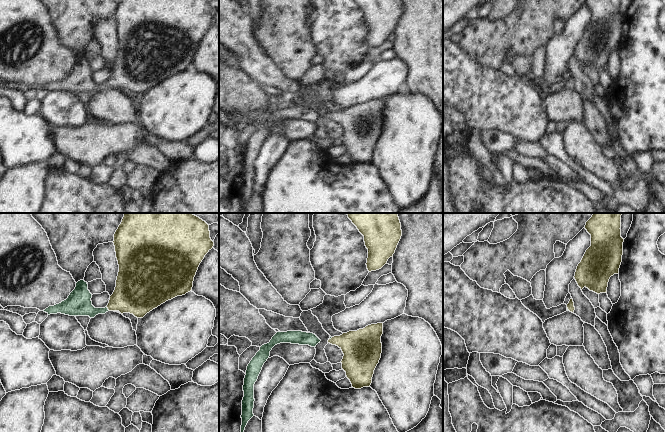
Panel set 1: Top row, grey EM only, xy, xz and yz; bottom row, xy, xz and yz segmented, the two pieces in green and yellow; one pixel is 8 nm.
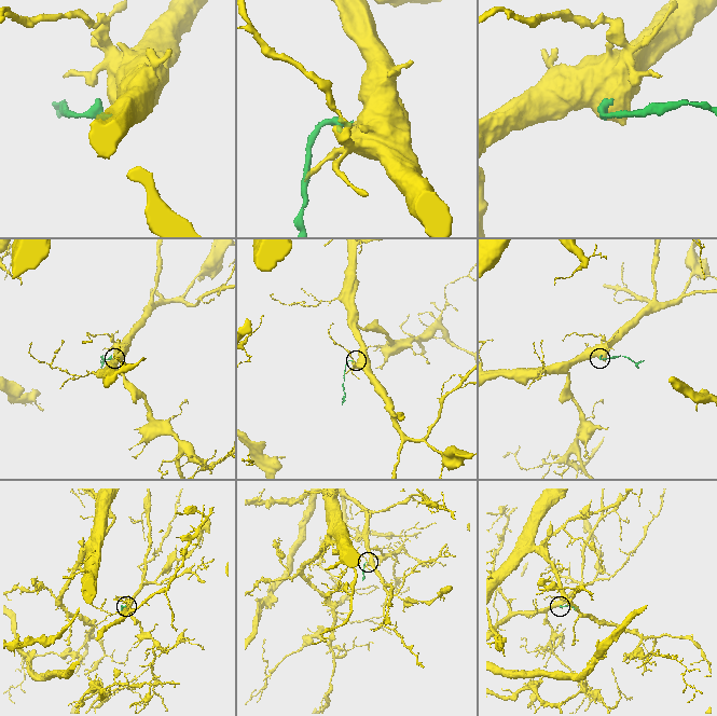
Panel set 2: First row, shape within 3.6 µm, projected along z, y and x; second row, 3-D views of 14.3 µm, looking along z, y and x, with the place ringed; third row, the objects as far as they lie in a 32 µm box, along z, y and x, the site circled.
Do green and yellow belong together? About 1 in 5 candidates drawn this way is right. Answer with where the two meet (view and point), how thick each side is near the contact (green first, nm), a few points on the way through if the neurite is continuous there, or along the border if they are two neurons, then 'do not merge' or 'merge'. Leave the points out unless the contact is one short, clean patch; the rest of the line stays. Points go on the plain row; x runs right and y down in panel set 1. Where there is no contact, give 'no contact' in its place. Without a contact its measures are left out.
contact xy (107, 85); calibres 200 and 320 nm; way xy (78, 79), (89, 86), (107, 85), (134, 70); merge

